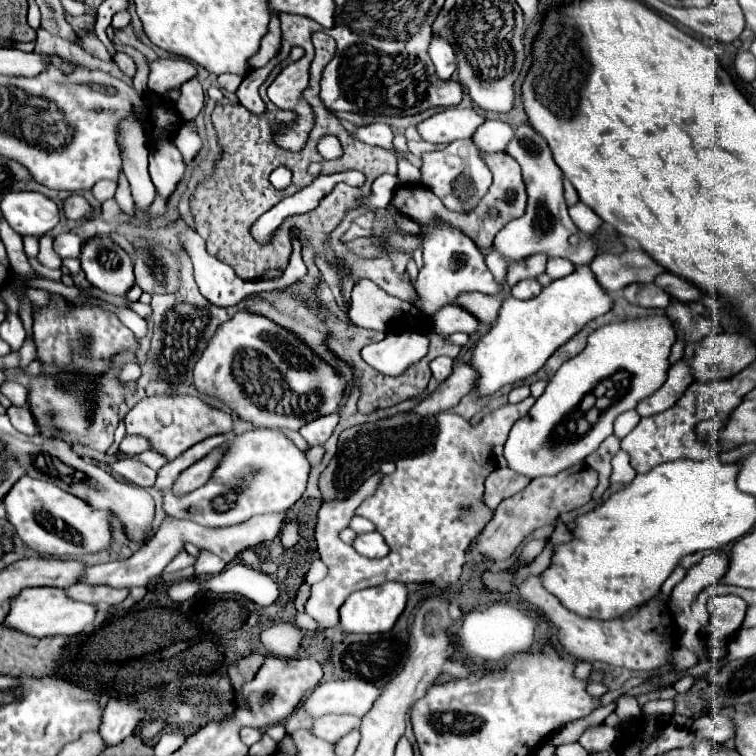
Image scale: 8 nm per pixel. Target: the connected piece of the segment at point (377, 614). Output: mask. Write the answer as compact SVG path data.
M385 582L385 584L373 586L373 588L357 590L341 606L341 624L339 626L345 632L355 632L355 634L389 632L395 626L401 612L405 610L407 594L409 594L409 588L405 584L401 584L401 582Z

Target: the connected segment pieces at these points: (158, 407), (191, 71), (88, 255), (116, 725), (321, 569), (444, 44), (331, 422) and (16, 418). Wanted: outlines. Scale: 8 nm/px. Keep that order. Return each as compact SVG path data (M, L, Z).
M151 396L145 398L145 416L143 420L135 420L135 436L145 436L149 440L151 450L159 452L167 460L177 458L193 444L215 436L231 432L231 416L219 408L205 404L195 396Z
M165 58L147 64L150 70L147 87L149 92L157 96L163 96L169 90L177 90L183 82L197 76L197 68L181 58Z
M107 238L89 240L79 260L87 282L105 294L125 296L135 284L129 254Z
M111 698L105 706L101 738L108 746L117 745L119 741L133 734L143 718L145 718L145 708L139 702Z
M315 560L311 564L311 568L309 568L309 572L307 572L307 582L309 584L315 584L315 582L319 582L319 580L323 580L327 575L328 569L321 562L321 560Z
M441 34L433 36L433 42L429 46L429 56L431 56L431 62L435 64L435 74L441 80L453 78L453 74L457 70L455 52L453 52L453 46Z
M329 414L329 416L317 418L317 420L309 422L309 424L305 424L299 432L309 442L309 446L321 446L333 434L337 422L339 422L339 414Z
M11 406L7 410L7 416L11 418L11 424L13 428L17 428L17 432L23 432L23 434L37 434L37 426L35 426L35 420L29 412L27 406L19 408L19 406Z

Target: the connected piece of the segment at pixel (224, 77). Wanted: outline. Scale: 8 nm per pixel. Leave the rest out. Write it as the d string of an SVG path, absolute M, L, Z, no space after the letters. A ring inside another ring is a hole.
M221 74L217 78L219 88L225 88L229 92L235 92L241 84L241 78L239 76L233 76L233 74Z

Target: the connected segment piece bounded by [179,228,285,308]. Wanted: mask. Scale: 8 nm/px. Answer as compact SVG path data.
M187 228L179 234L179 240L181 240L181 246L183 250L189 254L191 262L193 262L193 268L195 268L195 280L197 280L197 286L201 290L201 294L215 306L219 308L229 308L229 306L235 306L239 304L243 298L255 294L255 292L269 292L273 288L283 288L285 286L285 280L279 280L279 282L247 282L247 280L241 280L231 266L215 260L213 256L207 254L205 250L205 240L193 230L193 228Z

